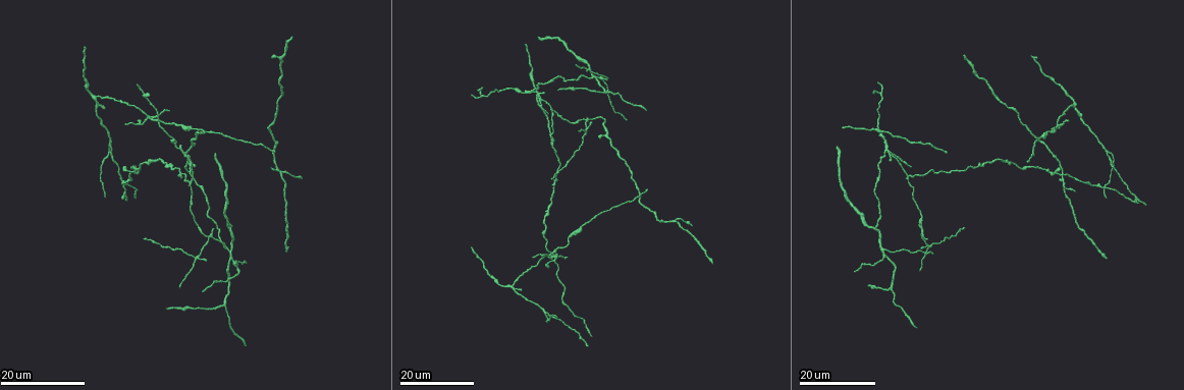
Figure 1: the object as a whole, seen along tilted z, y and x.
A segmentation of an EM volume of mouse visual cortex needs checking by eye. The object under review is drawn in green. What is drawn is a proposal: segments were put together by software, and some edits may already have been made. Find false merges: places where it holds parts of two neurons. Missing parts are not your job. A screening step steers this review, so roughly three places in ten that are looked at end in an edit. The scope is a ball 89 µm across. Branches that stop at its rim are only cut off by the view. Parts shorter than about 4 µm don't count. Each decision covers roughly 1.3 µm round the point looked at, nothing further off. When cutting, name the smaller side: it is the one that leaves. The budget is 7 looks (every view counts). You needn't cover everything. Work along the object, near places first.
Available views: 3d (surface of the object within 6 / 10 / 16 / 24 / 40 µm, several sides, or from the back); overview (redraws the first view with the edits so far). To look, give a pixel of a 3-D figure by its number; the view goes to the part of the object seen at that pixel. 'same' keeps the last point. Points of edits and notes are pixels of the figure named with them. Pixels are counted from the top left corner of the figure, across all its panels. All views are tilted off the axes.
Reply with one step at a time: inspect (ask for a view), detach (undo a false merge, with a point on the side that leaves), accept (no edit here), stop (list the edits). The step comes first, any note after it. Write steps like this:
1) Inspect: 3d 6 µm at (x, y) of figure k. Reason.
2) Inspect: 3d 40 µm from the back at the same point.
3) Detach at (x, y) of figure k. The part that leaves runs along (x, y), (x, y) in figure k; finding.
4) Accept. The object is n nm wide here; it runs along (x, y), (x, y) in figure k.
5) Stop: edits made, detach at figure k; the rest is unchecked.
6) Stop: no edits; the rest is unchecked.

Inspect: 3d 16 µm at (1108, 179) of figure 1. A narrow waist.

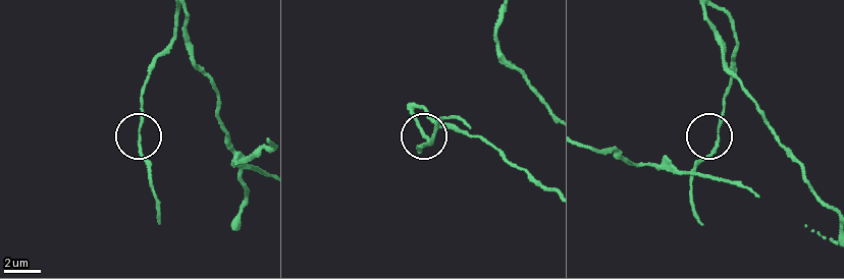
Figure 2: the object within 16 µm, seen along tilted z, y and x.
Inspect: 3d 10 µm at (138, 132) of figure 2. Zoom in.

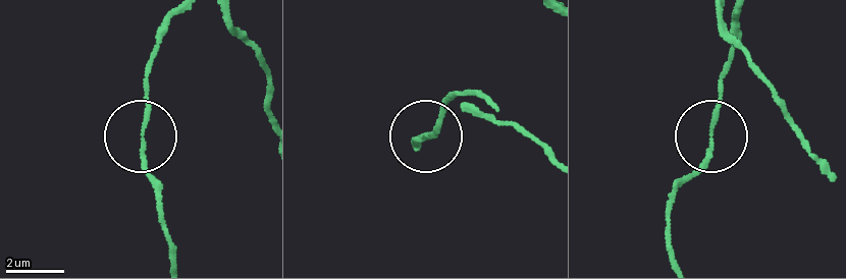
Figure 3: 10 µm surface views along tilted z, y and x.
Accept. It runs along (175, 11), (151, 62), (143, 121), (160, 203) in figure 3; all the same neuron.

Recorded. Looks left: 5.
Inspect: 3d 24 µm at (507, 286) of figure 1. Three arms meet.

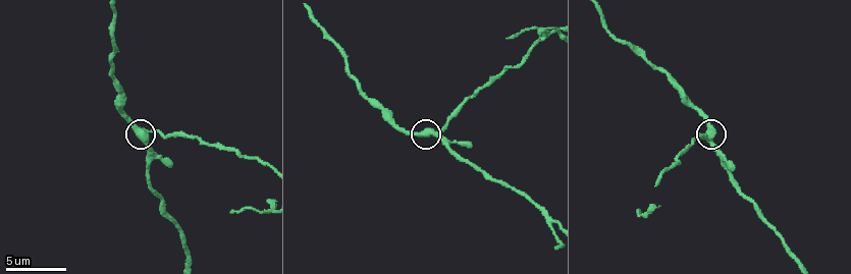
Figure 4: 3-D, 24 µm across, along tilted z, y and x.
Inspect: 3d 6 µm at (144, 131) of figure 4.

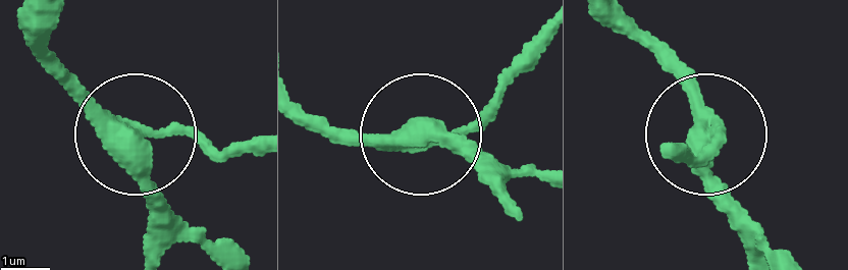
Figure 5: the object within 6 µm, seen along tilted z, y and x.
Inspect: 3d 6 µm from the back at (138, 131) of figure 5. From behind.

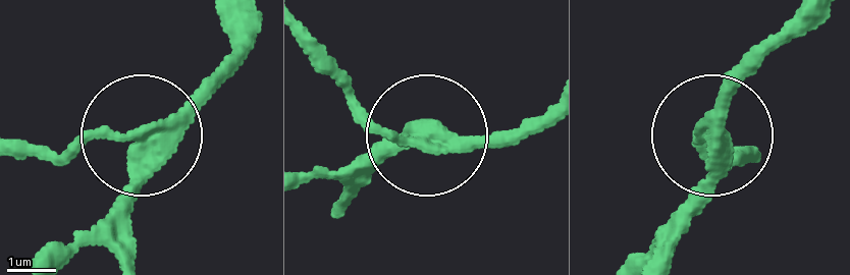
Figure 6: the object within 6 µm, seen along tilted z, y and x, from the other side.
Detach at (84, 144) of figure 6. 3 arms meet here; the part that leaves runs along (148, 129), (19, 156) in figure 6; two neurons meet here.

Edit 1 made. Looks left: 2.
Inspect: 3d 16 µm at (551, 225) of figure 4. A fork.

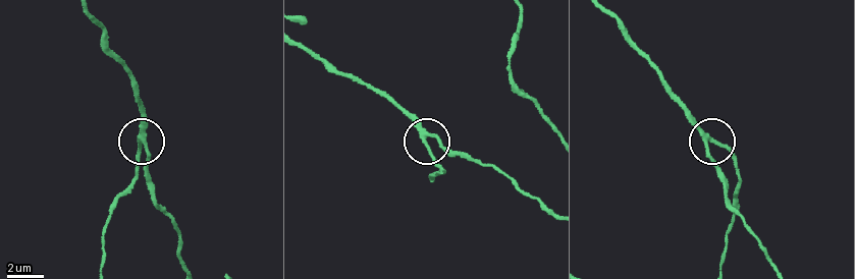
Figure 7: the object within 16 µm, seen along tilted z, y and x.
Accept. The side arm is 15 µm long; it runs along (776, 267), (727, 197), (712, 143), (737, 171) in figure 7; one neuron here.

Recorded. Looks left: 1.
Stop: edits made, detach at figure 6; the rest is unchecked.

